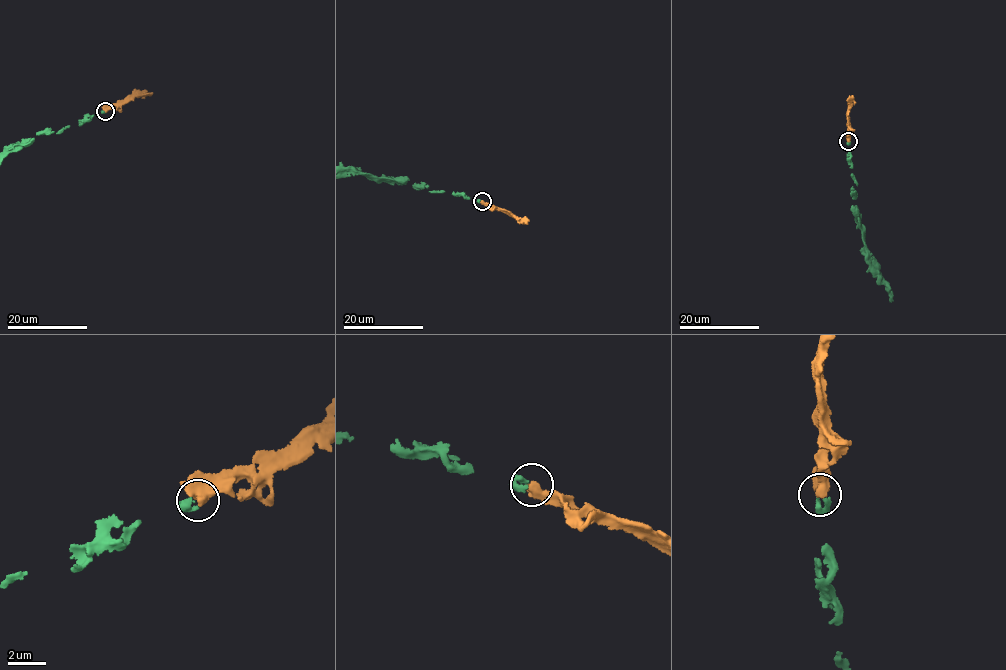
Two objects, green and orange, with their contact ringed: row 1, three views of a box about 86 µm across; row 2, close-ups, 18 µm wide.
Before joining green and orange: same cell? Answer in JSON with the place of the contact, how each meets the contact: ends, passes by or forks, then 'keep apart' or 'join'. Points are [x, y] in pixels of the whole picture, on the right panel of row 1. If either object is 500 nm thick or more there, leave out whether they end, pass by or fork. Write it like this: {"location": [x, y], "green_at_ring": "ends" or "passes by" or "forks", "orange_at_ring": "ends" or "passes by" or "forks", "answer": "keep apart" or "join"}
{"location": [848, 141], "answer": "join"}

